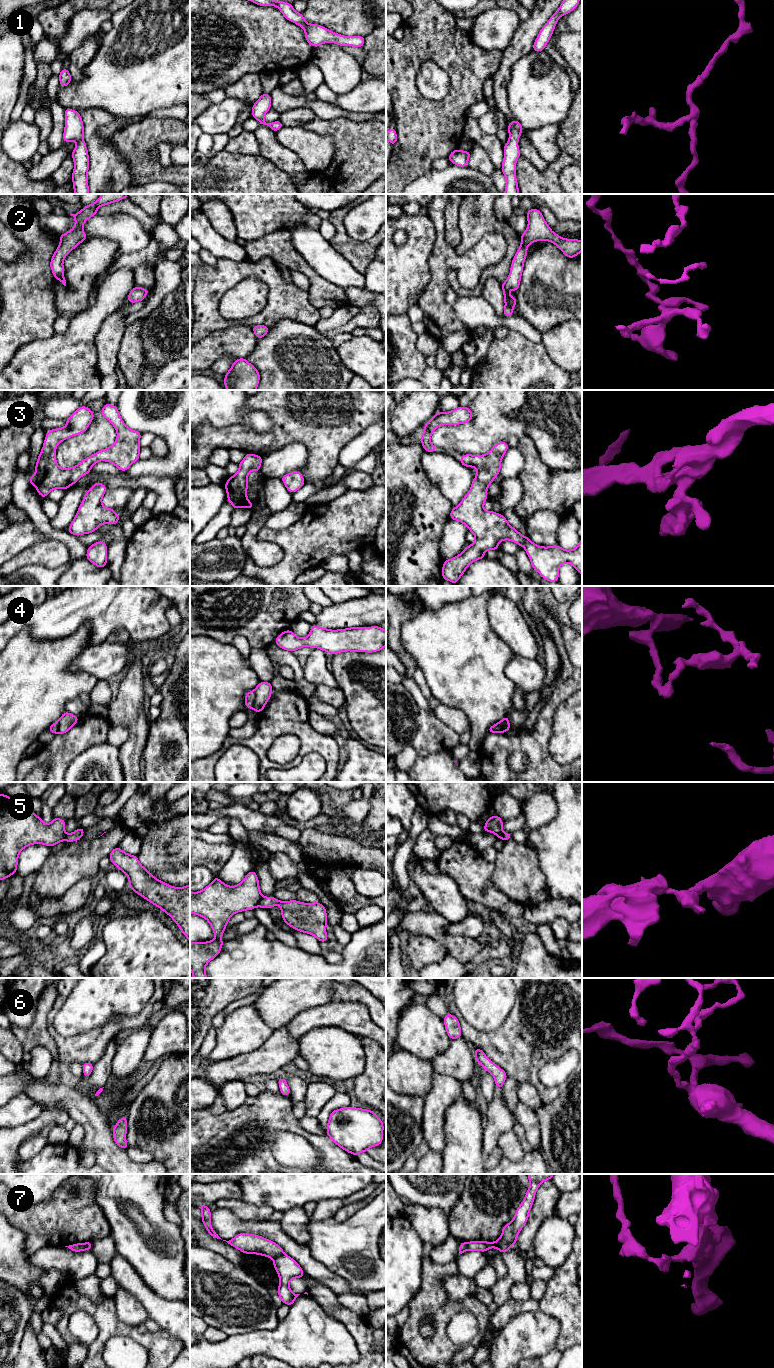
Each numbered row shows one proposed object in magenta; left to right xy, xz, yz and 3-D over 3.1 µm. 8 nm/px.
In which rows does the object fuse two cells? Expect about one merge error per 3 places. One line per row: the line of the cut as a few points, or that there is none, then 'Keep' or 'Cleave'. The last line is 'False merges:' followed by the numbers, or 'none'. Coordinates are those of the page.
1: No split. Keep
2: No split. Keep
3: No split. Keep
4: Split along xz (254, 691), (254, 703), (251, 707). Cleave
5: Split along xz (263, 897), (257, 905). Cleave
6: No split. Keep
7: Split along xz (283, 1252), (273, 1258). Cleave
False merges: 4, 5, 7

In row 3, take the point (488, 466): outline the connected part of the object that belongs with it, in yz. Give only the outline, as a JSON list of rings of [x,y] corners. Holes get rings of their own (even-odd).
[[[500,441],[484,455],[461,455],[460,463],[465,467],[475,467],[477,469],[476,477],[472,481],[470,491],[464,496],[461,503],[453,507],[450,512],[450,519],[457,520],[465,524],[469,531],[475,536],[475,542],[468,545],[458,556],[445,560],[442,567],[442,578],[456,584],[467,567],[475,560],[485,558],[484,553],[487,550],[498,550],[498,545],[503,540],[510,540],[523,546],[530,562],[535,571],[542,578],[549,582],[559,581],[558,570],[565,564],[571,564],[582,575],[582,539],[577,547],[572,550],[564,550],[559,545],[543,547],[534,544],[530,538],[524,537],[515,528],[513,528],[505,519],[503,514],[498,514],[494,511],[485,511],[483,506],[487,498],[487,489],[494,481],[495,477],[500,474],[501,460],[508,450],[509,446],[505,441]]]

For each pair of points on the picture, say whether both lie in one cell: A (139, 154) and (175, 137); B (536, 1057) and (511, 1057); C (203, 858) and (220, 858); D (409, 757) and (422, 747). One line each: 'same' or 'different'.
A: same
B: same
C: same
D: different

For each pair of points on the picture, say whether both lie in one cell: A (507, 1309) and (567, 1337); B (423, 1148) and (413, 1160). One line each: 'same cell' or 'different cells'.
A: same cell
B: same cell

